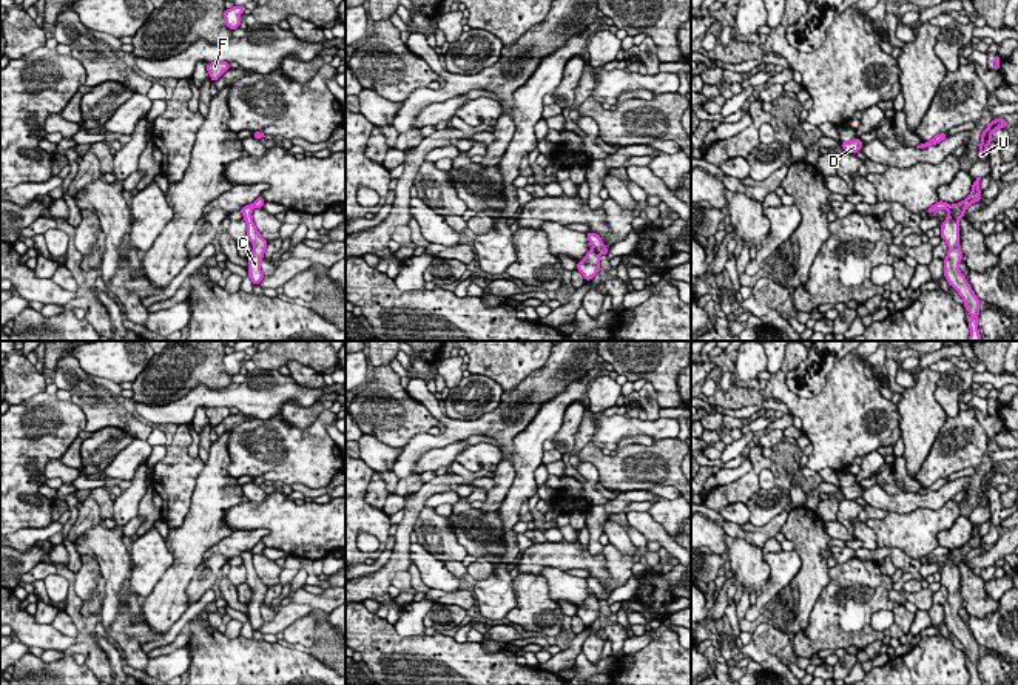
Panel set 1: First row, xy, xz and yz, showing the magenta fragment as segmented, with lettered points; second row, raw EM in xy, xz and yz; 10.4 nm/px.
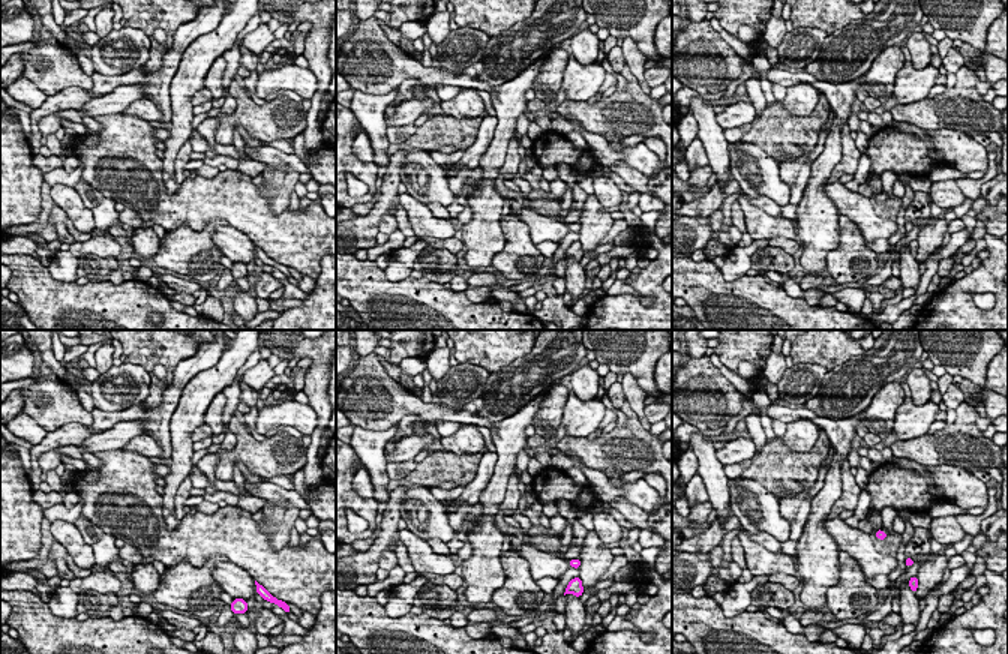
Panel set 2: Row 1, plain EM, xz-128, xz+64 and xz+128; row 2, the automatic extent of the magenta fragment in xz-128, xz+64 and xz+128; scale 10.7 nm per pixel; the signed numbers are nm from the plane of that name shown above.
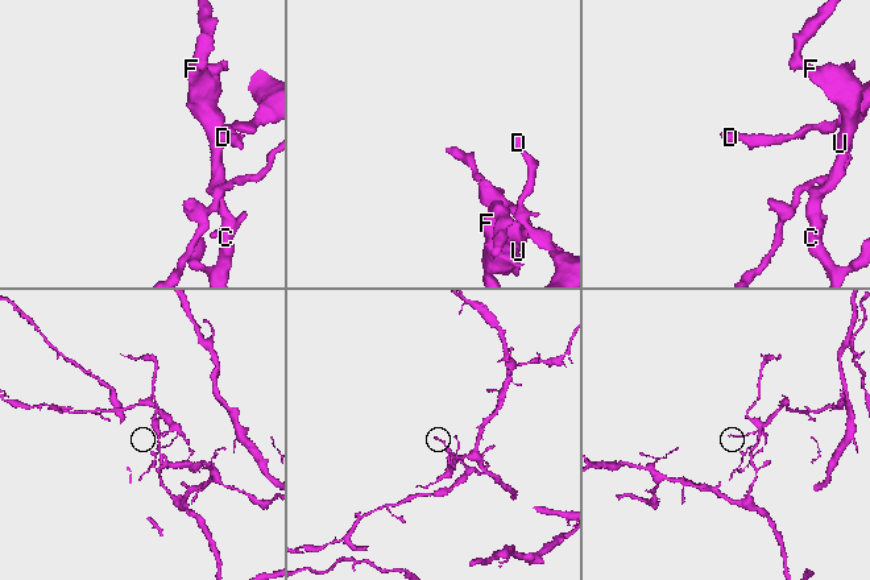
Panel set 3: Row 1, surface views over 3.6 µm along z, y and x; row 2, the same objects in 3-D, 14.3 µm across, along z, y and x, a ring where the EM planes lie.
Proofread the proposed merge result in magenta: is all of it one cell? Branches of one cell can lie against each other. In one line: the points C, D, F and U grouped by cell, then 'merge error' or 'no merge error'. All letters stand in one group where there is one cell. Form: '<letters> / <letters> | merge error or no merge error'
C F U / D | merge error

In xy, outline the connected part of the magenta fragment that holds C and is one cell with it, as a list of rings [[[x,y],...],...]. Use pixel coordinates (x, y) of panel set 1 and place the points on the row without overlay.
[[[245,551],[239,555],[244,562],[244,566],[247,569],[247,585],[253,591],[251,600],[247,603],[248,605],[248,622],[254,631],[259,631],[259,628],[264,625],[264,619],[261,616],[261,606],[264,605],[264,599],[267,596],[267,586],[261,582],[258,577],[251,557],[253,554],[250,551]]]

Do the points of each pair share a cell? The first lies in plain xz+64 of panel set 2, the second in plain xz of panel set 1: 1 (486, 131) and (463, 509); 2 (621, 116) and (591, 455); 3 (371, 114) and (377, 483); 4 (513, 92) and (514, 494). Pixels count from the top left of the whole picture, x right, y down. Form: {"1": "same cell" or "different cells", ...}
{"1": "different cells", "2": "same cell", "3": "different cells", "4": "same cell"}

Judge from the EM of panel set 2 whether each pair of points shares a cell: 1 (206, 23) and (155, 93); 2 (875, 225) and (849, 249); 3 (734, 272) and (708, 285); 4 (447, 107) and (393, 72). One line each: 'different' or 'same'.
1: same
2: different
3: different
4: different

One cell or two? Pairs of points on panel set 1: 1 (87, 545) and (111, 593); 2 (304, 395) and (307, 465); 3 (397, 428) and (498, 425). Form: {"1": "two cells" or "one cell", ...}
{"1": "one cell", "2": "two cells", "3": "two cells"}

